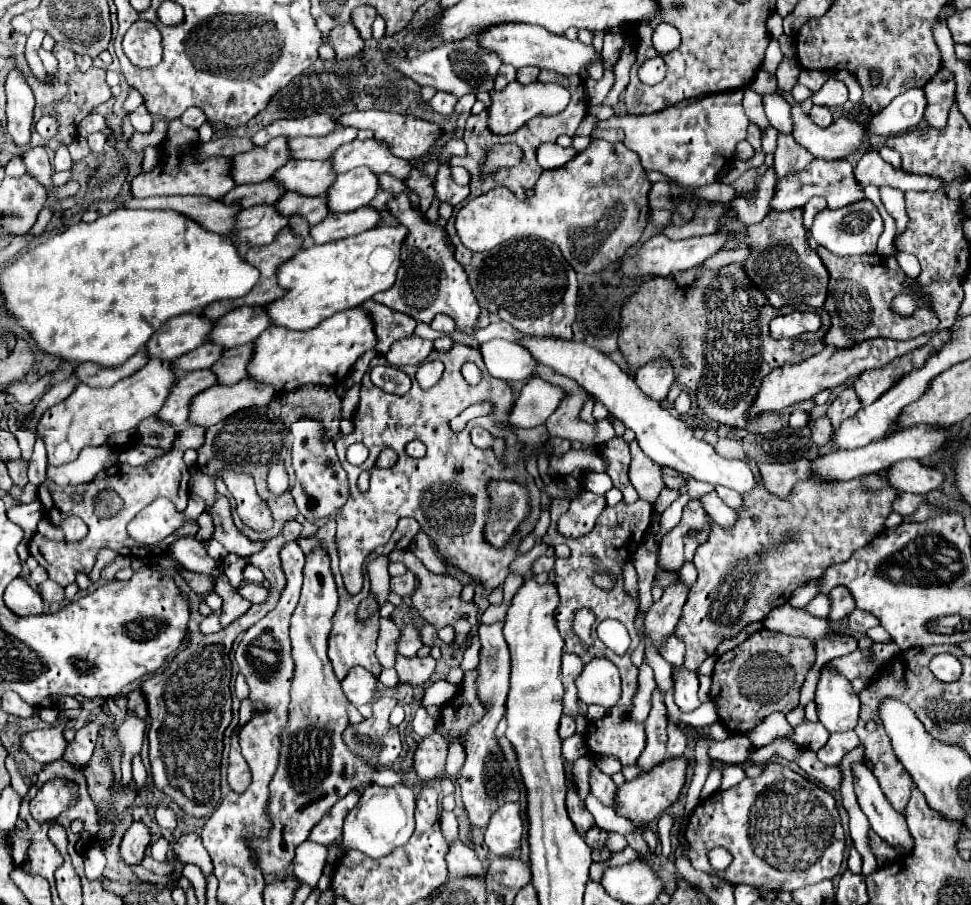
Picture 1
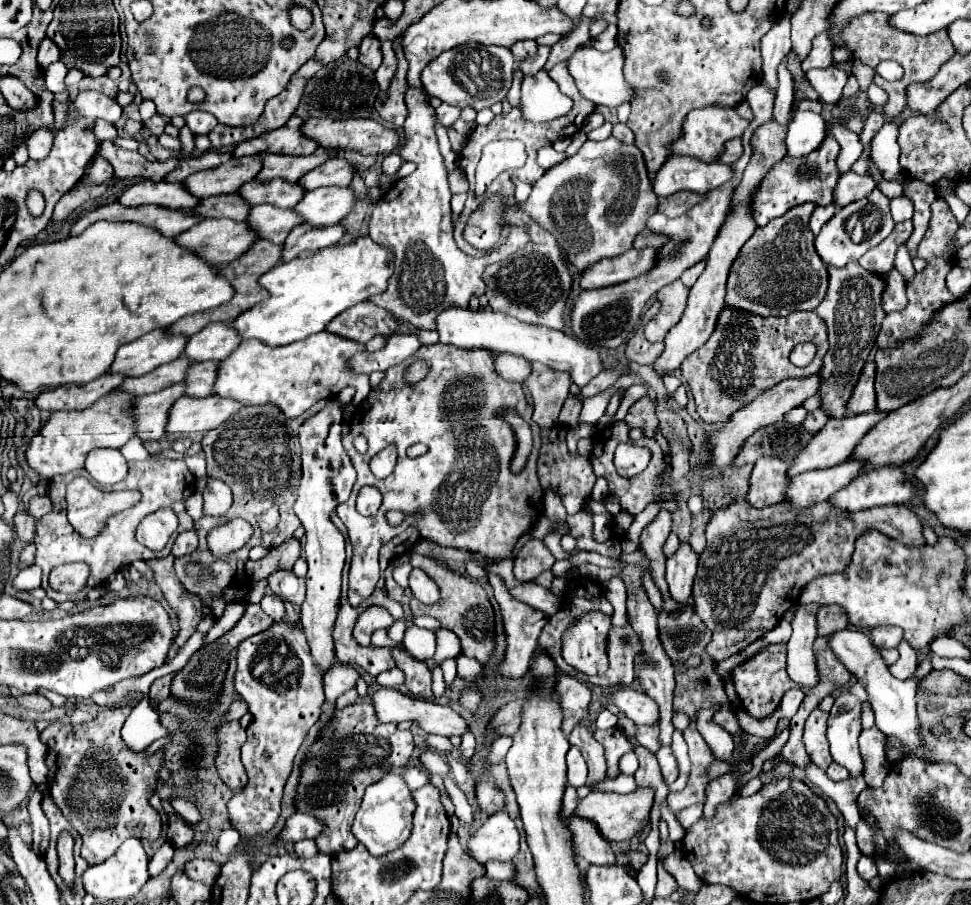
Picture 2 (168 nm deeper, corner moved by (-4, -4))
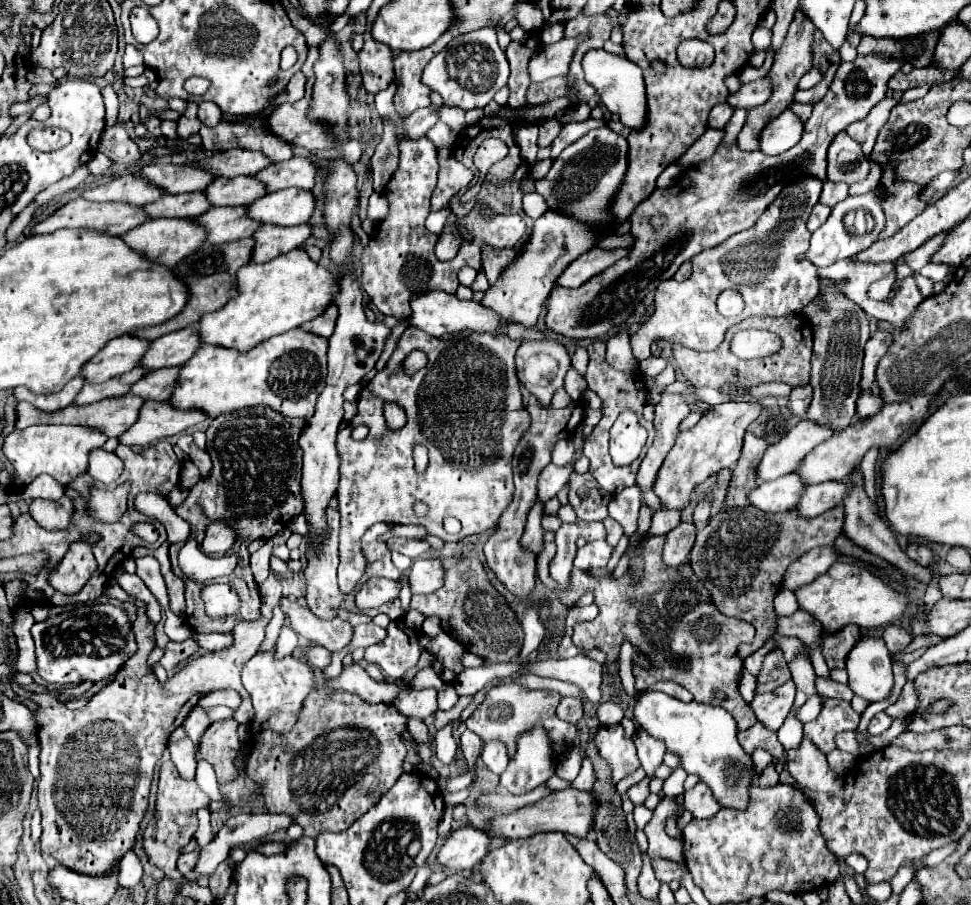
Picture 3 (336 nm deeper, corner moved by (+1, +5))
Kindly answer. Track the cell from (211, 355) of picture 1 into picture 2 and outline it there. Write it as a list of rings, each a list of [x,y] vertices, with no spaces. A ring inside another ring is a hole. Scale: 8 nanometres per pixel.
[[[178,358],[174,362],[168,362],[164,366],[158,366],[156,370],[138,376],[138,378],[126,378],[122,386],[118,386],[120,392],[132,394],[132,396],[144,396],[152,392],[160,392],[172,384],[178,384],[184,380],[186,370],[192,366],[192,362],[184,362],[184,358]]]

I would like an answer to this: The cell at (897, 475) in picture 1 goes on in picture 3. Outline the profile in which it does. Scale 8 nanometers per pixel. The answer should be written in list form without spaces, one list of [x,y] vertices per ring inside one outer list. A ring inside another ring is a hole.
[[[825,481],[819,485],[809,485],[797,505],[797,511],[803,517],[817,517],[841,505],[843,497],[847,497],[847,489],[851,489],[847,481]]]

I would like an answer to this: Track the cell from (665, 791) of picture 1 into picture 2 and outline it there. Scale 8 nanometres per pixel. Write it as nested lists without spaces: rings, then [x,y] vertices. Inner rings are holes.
[[[638,788],[632,794],[616,794],[616,792],[590,792],[584,800],[578,800],[574,816],[590,820],[596,824],[598,832],[608,842],[622,842],[634,836],[640,836],[648,826],[650,808],[654,804],[654,790],[652,788]]]

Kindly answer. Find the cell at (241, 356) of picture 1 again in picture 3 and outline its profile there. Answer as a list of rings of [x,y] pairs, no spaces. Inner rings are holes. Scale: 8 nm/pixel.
[[[165,367],[165,369],[157,369],[153,373],[149,373],[149,377],[137,381],[131,387],[131,393],[139,395],[139,397],[147,397],[147,399],[155,399],[155,401],[167,401],[167,397],[171,397],[171,389],[175,387],[175,377],[179,377],[179,369],[177,367]]]

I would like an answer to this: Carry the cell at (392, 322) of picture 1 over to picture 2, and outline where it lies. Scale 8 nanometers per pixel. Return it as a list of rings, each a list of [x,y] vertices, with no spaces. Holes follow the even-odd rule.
[[[364,302],[348,308],[344,314],[338,314],[326,330],[346,340],[366,344],[376,334],[384,334],[386,338],[392,336],[392,332],[396,332],[396,318],[386,310],[380,310],[376,304]]]

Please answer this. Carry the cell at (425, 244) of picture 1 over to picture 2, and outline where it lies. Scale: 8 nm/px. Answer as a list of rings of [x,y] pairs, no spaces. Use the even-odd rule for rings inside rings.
[[[408,88],[406,90],[406,106],[408,106],[408,118],[404,122],[404,144],[400,150],[400,156],[404,162],[414,162],[416,170],[398,180],[394,188],[390,188],[374,206],[372,216],[370,216],[370,238],[380,244],[380,246],[390,246],[394,254],[394,274],[388,280],[388,288],[382,294],[374,294],[370,302],[376,306],[388,310],[392,316],[416,326],[416,328],[426,328],[426,330],[436,330],[436,314],[438,310],[446,310],[448,306],[468,306],[468,300],[472,294],[480,296],[484,294],[484,282],[482,282],[482,272],[494,264],[502,262],[504,258],[510,258],[514,252],[522,250],[530,242],[530,234],[520,228],[520,226],[508,226],[508,238],[500,244],[500,248],[490,250],[490,254],[482,258],[474,258],[464,254],[456,242],[454,242],[454,226],[452,226],[452,210],[450,210],[450,188],[448,188],[448,172],[444,166],[444,158],[438,150],[438,138],[434,132],[434,108],[428,104],[428,96],[420,88]]]

